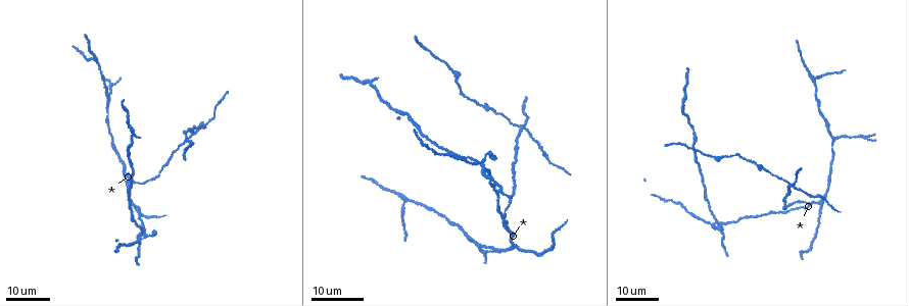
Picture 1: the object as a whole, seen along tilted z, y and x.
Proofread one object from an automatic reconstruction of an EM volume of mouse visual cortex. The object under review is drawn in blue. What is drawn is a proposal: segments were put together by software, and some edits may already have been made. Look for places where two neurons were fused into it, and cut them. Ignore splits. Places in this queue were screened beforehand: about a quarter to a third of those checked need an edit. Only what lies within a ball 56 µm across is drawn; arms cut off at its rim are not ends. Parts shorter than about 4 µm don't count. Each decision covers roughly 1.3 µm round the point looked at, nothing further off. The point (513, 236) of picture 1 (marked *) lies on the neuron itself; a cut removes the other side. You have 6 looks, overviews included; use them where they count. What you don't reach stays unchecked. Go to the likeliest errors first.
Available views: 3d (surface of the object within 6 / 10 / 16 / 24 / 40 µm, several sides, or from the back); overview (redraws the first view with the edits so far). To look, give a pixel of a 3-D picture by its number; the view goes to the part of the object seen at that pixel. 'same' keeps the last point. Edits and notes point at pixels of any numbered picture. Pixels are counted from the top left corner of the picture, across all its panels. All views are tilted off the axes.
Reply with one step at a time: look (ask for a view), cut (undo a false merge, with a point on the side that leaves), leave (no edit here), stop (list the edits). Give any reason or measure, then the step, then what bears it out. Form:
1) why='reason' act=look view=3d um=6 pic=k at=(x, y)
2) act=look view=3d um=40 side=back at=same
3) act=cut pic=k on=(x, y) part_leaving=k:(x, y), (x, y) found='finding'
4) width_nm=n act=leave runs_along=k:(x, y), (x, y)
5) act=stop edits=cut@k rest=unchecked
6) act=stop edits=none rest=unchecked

why='three-way junction' act=look view=3d um=16 pic=1 at=(788, 184)

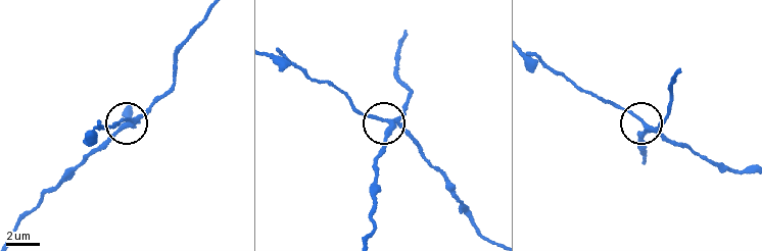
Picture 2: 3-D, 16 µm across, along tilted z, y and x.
act=look view=3d um=10 pic=2 at=(642, 122)

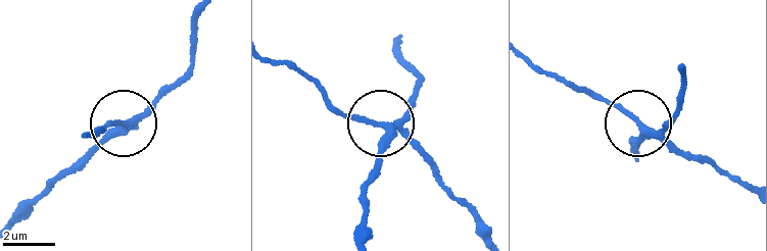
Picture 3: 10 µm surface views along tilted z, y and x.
arms=3 act=cut pic=3 on=(109, 124) found='two neurons meet here'

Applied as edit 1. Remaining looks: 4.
why='side arm on a straight run' act=look view=3d um=16 pic=1 at=(518, 248)

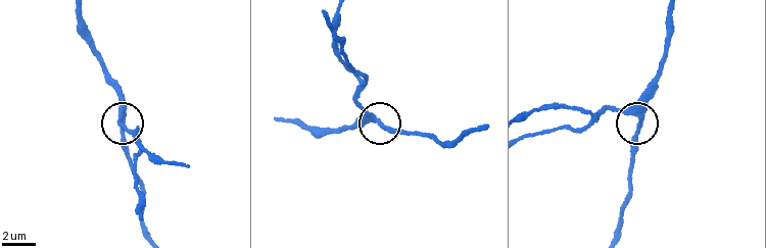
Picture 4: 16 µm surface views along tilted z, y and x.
act=look view=3d um=10 pic=4 at=(378, 120)

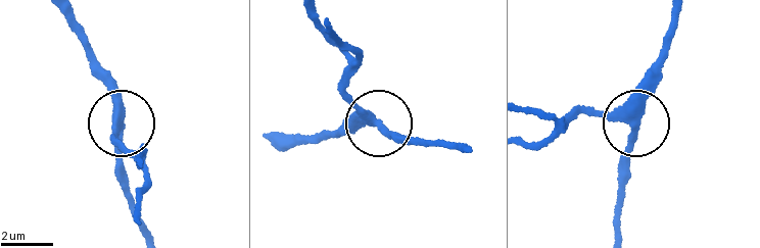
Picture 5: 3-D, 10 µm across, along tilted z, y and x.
act=leave runs_along=5:(556, 131), (584, 109), (629, 119), (635, 131), (623, 193) found='all the same neuron'

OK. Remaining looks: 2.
why='a fork' act=look view=3d um=16 pic=1 at=(834, 139)

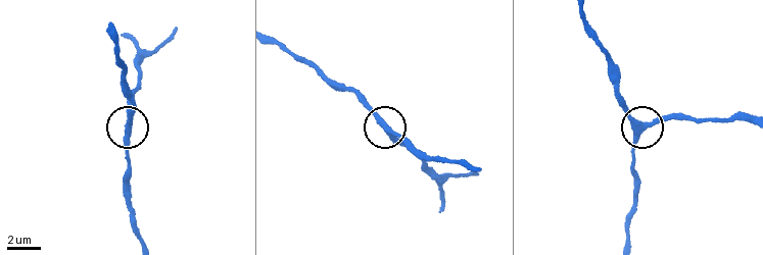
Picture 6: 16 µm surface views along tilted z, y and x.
act=look view=3d um=6 pic=6 at=(127, 124)

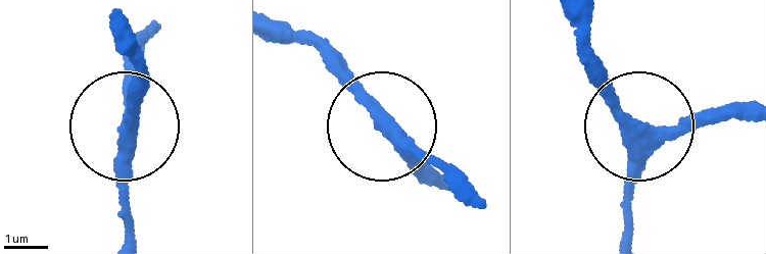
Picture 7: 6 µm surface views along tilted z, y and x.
width_nm=330 act=leave runs_along=7:(627, 232), (636, 128), (736, 121) found='continuous, no second neuron'

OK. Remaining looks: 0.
act=stop edits=cut@3 rest=unchecked

